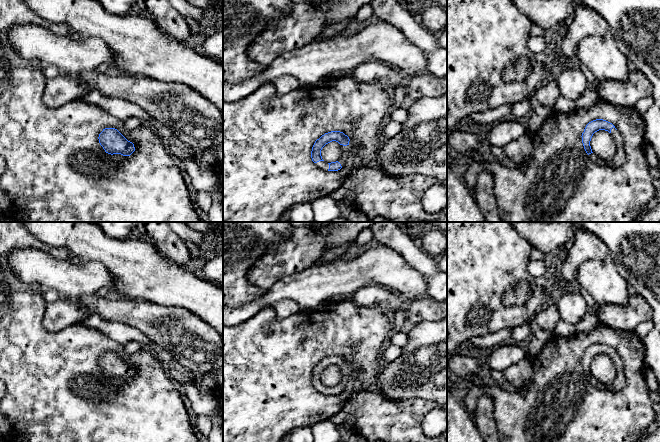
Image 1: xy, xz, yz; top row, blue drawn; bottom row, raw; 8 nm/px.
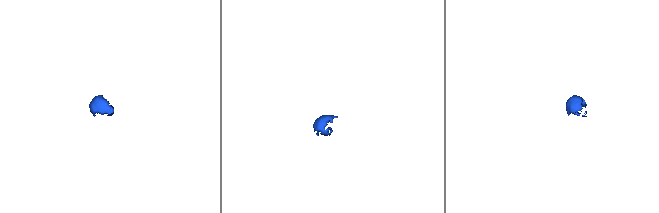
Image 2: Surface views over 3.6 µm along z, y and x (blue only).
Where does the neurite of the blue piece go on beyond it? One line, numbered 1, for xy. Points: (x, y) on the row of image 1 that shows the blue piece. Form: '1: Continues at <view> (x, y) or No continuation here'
1: No continuation here

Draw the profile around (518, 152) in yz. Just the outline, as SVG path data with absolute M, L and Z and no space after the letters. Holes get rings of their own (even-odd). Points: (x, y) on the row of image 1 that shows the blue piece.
M527 132L519 139L502 147L508 162L517 166L526 164L533 150L533 135Z

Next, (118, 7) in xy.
M97 0L109 13L115 15L129 15L135 10L135 0Z

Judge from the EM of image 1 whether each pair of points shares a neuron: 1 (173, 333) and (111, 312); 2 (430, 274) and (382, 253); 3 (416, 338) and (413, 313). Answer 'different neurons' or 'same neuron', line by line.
1: same neuron
2: different neurons
3: different neurons

